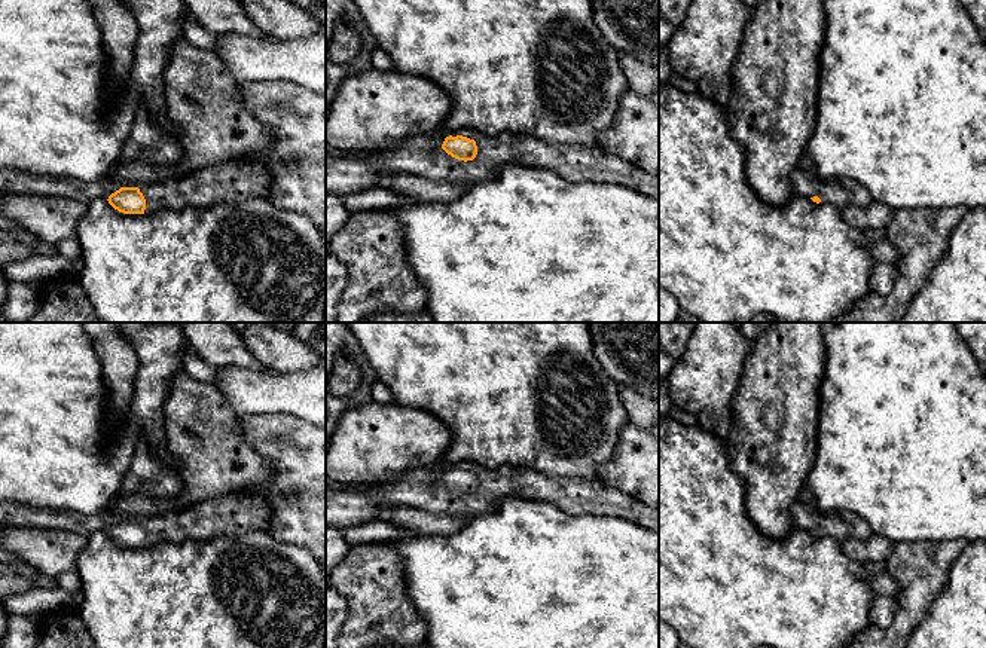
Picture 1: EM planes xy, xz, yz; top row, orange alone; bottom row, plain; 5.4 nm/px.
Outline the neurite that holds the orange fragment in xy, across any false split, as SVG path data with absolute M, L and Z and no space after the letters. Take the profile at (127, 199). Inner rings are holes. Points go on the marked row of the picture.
M257 161L219 163L180 178L140 187L122 187L113 175L85 183L71 177L36 175L27 171L0 168L0 193L59 196L85 205L103 198L123 214L207 208L219 202L269 198L271 184L269 171Z

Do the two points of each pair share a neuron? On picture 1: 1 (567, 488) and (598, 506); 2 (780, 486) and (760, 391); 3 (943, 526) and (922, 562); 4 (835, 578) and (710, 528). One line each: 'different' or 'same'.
1: same
2: same
3: different
4: same

